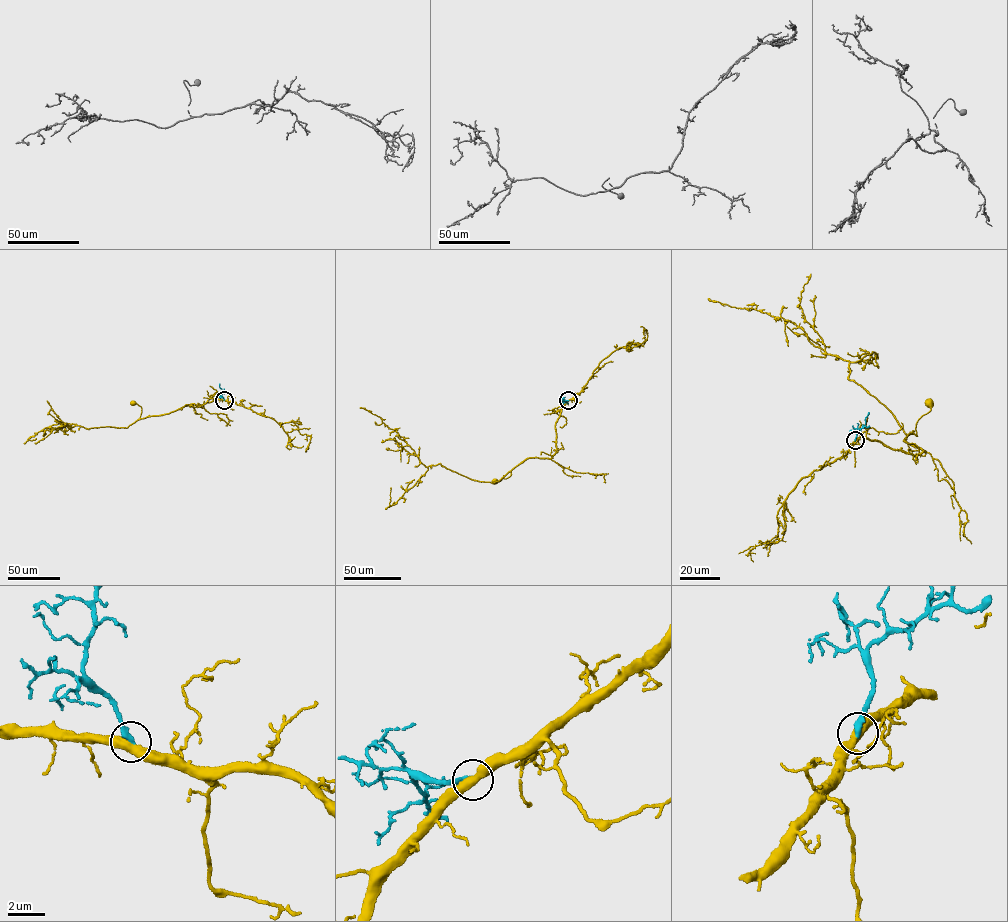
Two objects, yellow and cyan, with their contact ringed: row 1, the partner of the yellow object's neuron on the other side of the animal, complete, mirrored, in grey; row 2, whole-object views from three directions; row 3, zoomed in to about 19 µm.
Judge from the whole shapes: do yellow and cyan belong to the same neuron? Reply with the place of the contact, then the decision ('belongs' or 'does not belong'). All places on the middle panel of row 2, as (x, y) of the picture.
at (568, 400); does not belong

